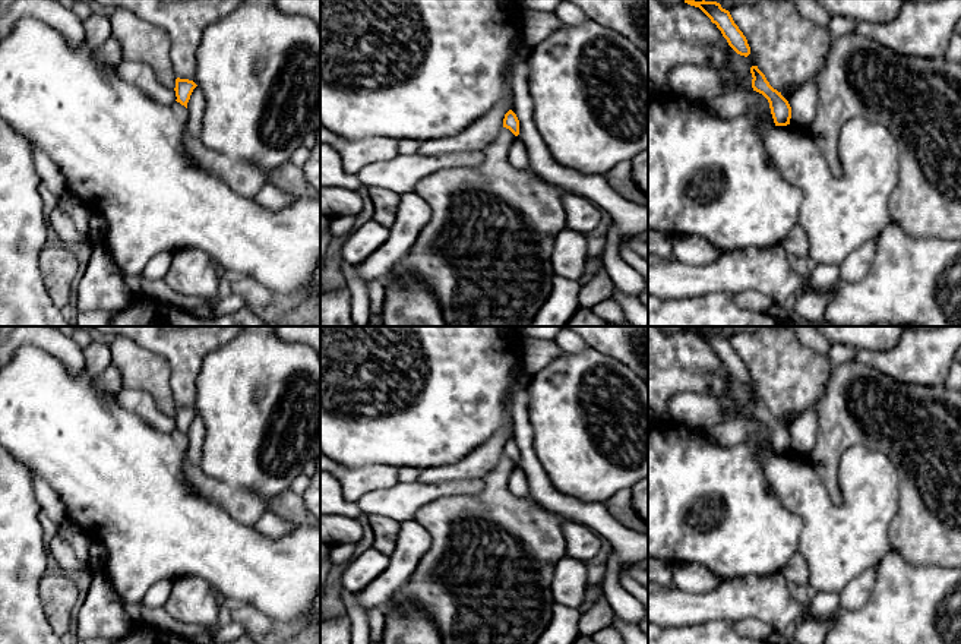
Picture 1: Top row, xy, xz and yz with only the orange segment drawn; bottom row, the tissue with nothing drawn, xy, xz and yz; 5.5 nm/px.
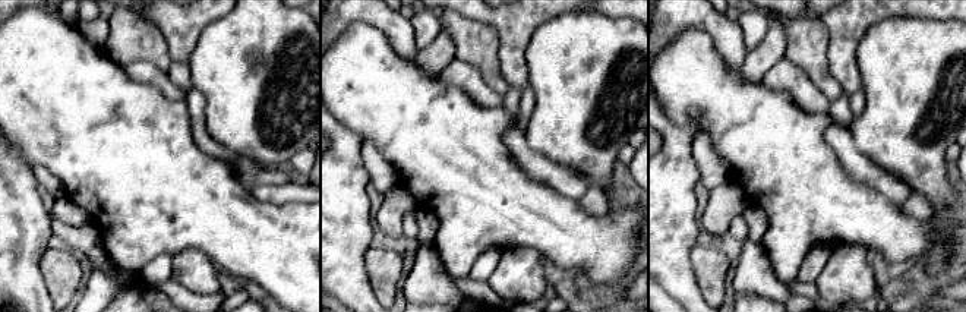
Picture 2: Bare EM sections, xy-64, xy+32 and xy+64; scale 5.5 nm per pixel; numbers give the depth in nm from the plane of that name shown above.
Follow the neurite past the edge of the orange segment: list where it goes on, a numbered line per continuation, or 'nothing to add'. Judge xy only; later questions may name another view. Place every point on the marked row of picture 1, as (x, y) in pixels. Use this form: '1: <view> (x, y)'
nothing to add

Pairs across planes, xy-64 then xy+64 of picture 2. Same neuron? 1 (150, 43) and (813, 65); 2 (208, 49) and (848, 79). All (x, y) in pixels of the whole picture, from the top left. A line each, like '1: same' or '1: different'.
1: same
2: different

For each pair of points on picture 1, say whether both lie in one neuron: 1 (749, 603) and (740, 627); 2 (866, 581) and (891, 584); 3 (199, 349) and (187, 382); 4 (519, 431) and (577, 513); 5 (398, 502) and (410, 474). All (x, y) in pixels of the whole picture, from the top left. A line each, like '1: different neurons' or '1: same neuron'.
1: different neurons
2: different neurons
3: same neuron
4: same neuron
5: different neurons

